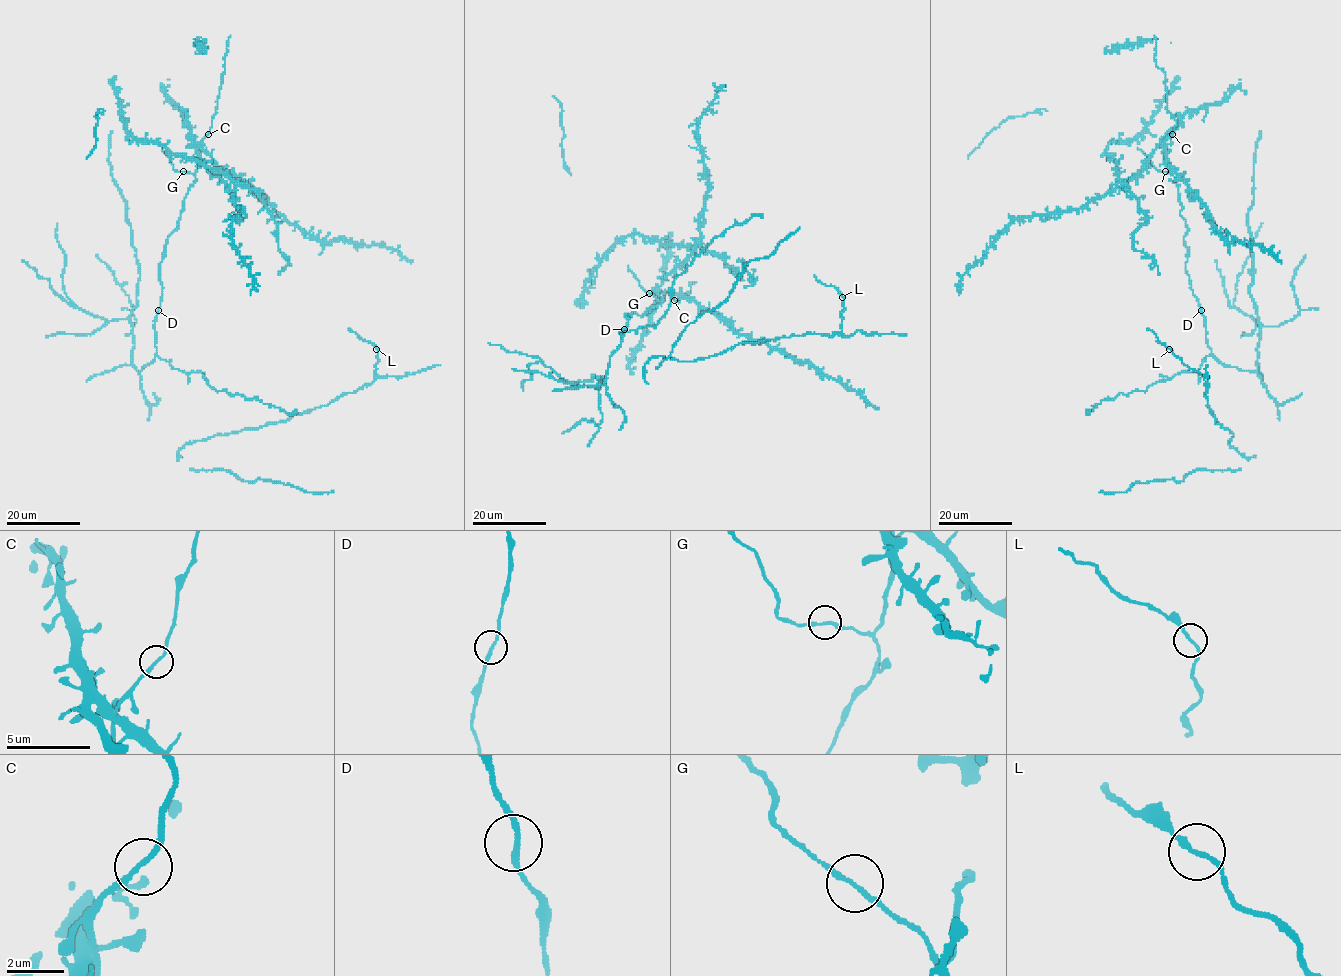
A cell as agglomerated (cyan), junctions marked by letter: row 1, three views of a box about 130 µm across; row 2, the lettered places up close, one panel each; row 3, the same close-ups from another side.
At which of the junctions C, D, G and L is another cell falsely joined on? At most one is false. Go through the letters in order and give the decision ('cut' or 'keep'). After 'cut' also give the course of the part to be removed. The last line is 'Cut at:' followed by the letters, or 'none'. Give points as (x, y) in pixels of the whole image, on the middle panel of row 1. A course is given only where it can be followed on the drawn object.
C: keep
D: keep
G: keep
L: keep
Cut at: none

